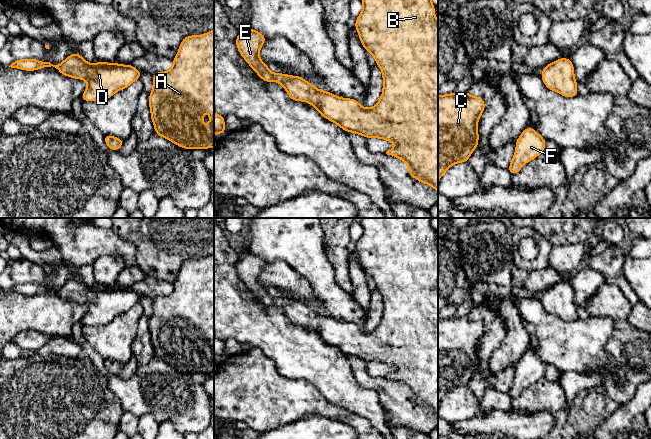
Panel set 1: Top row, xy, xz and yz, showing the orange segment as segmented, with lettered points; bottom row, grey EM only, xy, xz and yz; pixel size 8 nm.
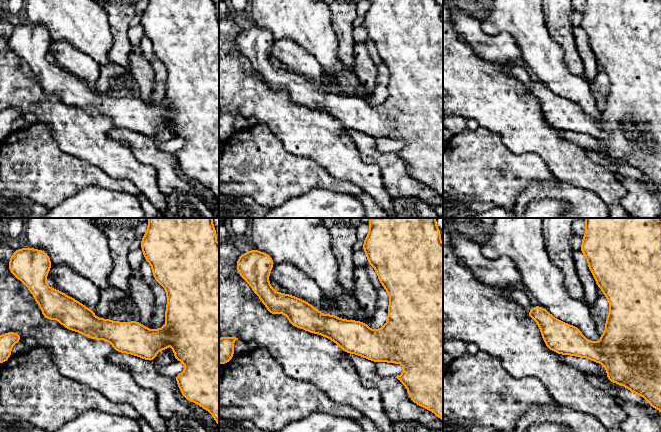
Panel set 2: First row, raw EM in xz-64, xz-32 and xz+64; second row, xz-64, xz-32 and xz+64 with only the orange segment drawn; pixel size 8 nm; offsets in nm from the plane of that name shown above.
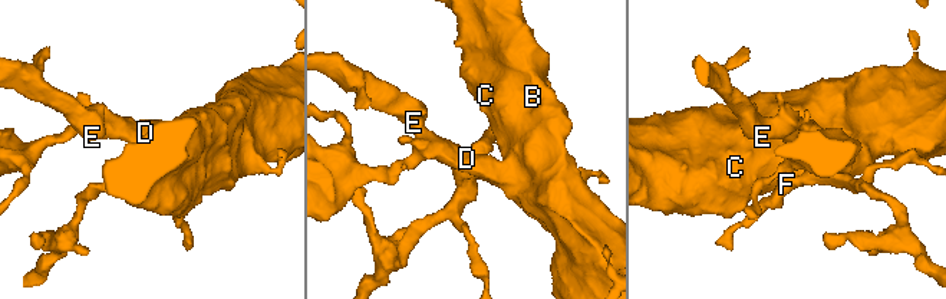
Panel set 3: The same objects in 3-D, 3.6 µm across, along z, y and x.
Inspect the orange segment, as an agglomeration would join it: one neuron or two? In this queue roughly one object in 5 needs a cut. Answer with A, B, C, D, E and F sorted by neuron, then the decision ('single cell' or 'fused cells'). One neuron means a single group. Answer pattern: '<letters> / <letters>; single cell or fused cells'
A B C D E F; single cell

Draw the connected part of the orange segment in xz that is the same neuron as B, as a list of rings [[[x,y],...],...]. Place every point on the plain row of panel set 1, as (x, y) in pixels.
[[[363,218],[360,223],[363,234],[357,241],[354,252],[358,254],[363,271],[374,280],[383,299],[381,322],[370,333],[361,331],[355,323],[340,322],[325,314],[321,315],[301,300],[271,297],[267,288],[259,282],[260,272],[267,261],[251,252],[240,256],[236,262],[239,277],[265,306],[279,306],[292,324],[310,327],[324,342],[335,346],[345,356],[396,367],[397,370],[386,378],[402,383],[413,402],[431,409],[438,416],[438,245],[431,218]]]

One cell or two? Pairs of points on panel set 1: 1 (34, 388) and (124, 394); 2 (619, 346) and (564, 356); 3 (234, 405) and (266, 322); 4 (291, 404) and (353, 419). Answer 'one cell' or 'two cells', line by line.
1: two cells
2: two cells
3: two cells
4: two cells

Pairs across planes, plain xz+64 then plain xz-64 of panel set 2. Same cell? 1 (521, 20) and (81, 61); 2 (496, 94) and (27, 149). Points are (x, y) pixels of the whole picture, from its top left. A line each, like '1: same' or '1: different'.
1: different
2: different

